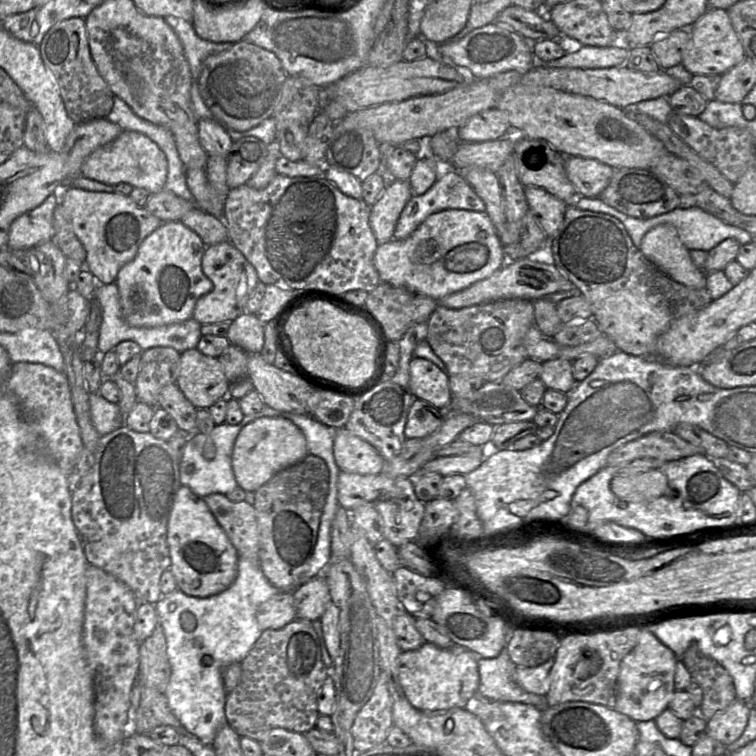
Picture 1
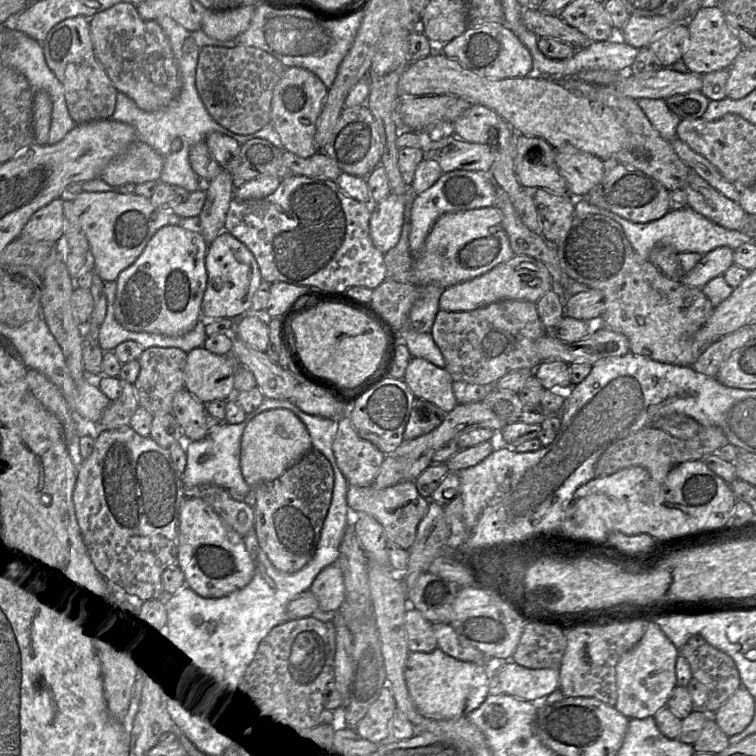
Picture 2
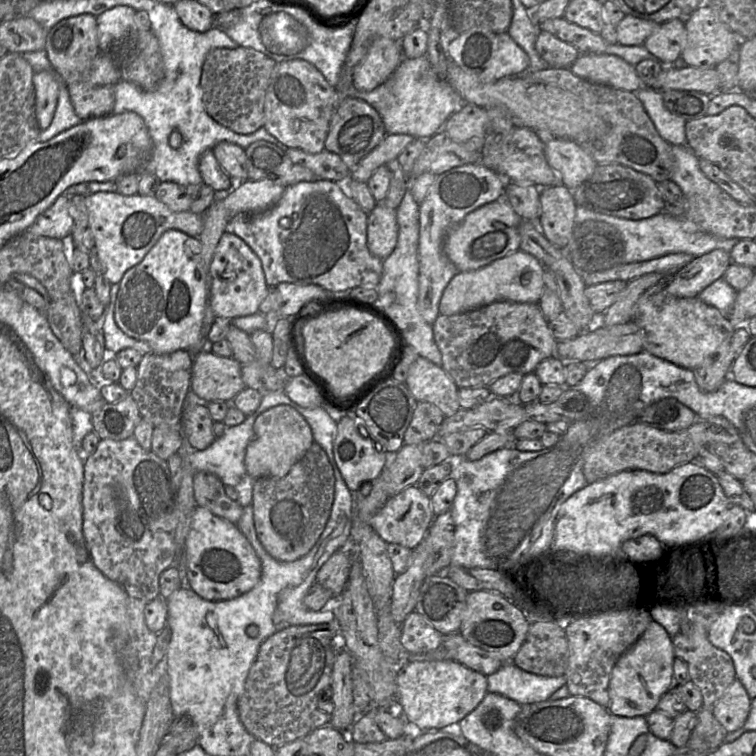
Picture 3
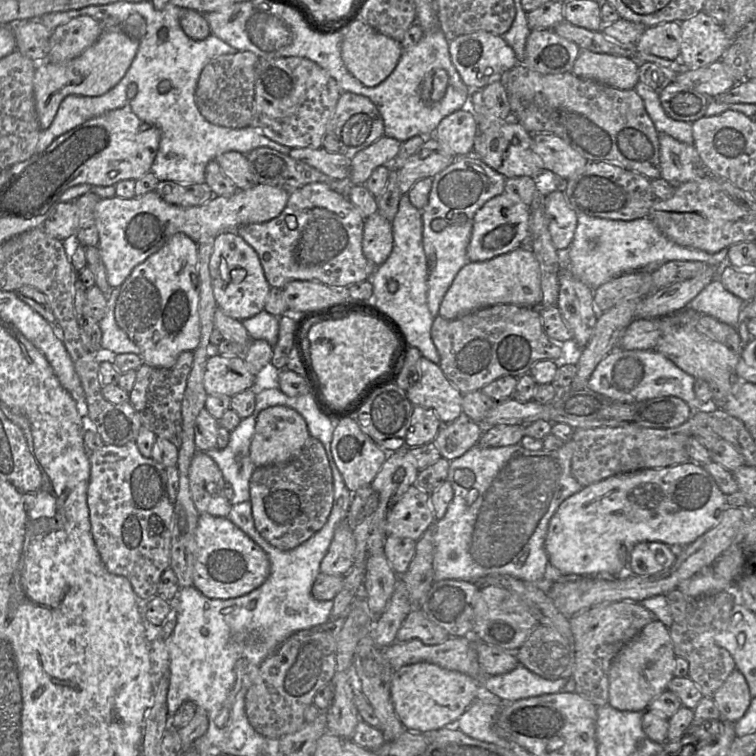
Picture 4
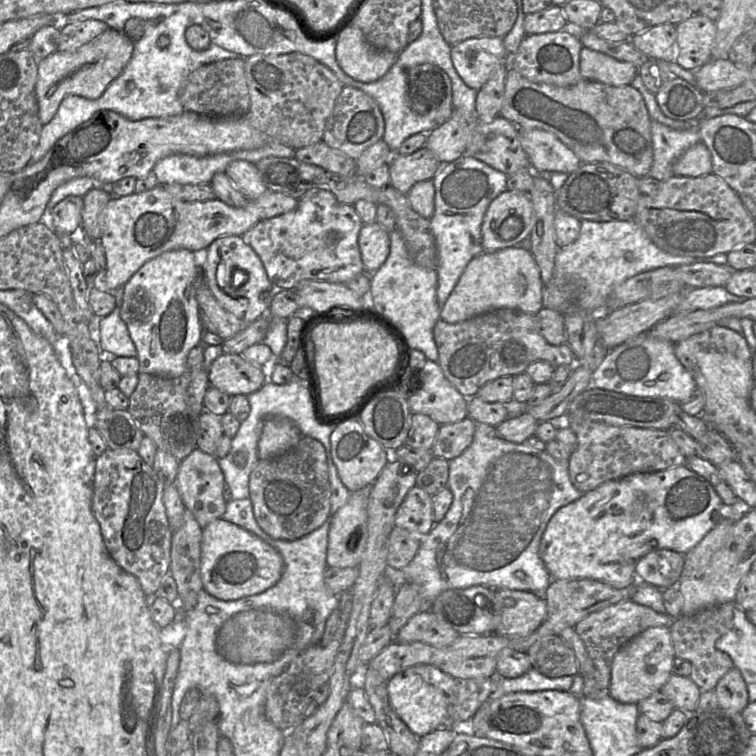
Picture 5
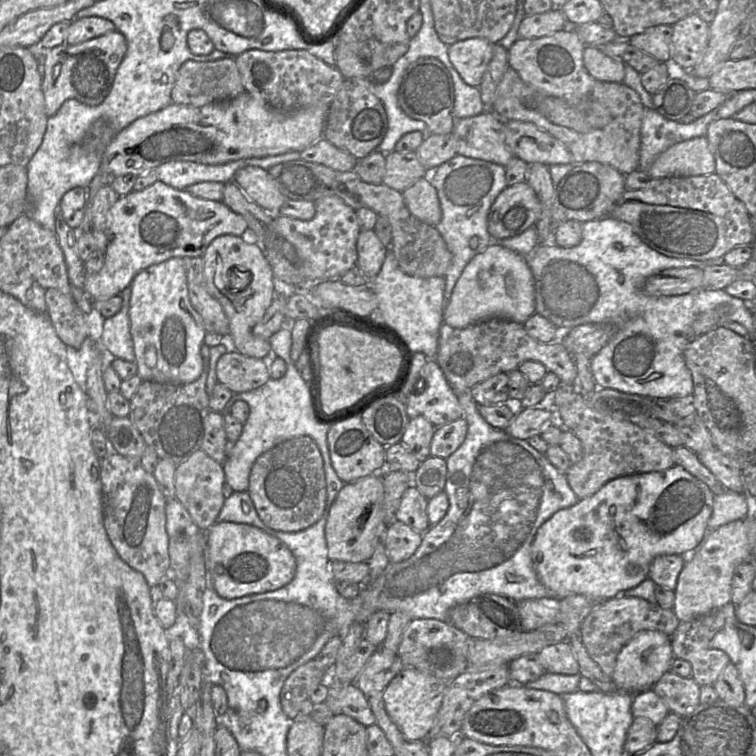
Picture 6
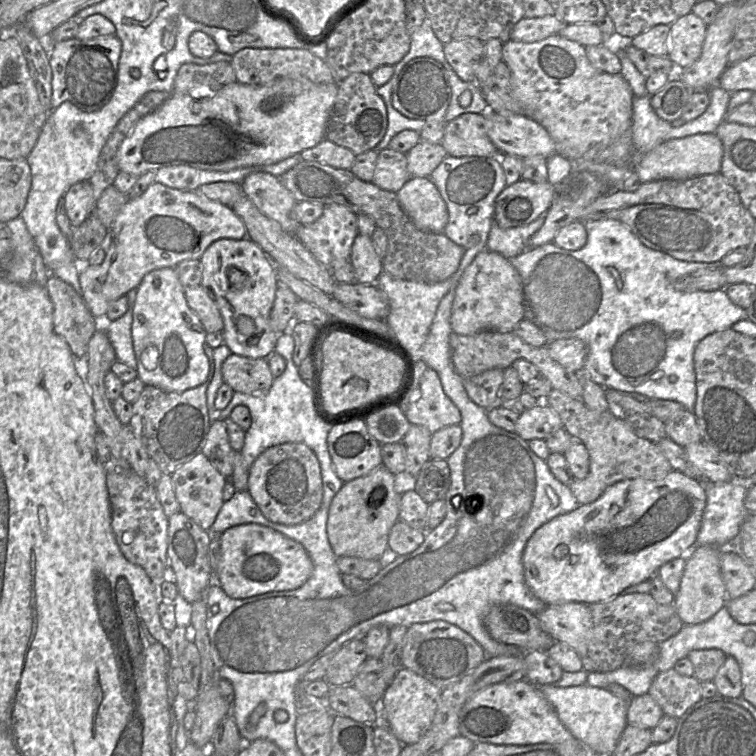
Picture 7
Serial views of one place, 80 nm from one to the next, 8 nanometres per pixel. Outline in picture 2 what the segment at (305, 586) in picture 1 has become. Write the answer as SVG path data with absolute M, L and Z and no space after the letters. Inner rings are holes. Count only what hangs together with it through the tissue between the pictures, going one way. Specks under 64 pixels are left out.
M337 563L324 568L314 579L309 590L319 602L319 611L338 613L344 598L344 576Z

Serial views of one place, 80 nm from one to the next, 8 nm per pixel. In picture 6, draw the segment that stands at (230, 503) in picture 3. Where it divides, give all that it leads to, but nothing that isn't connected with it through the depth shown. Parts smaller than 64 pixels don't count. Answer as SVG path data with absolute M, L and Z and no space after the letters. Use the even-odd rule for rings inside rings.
M202 449L195 451L176 467L175 498L187 509L192 521L201 531L209 530L217 523L217 517L225 501L222 493L224 483L225 473L222 465L208 456Z

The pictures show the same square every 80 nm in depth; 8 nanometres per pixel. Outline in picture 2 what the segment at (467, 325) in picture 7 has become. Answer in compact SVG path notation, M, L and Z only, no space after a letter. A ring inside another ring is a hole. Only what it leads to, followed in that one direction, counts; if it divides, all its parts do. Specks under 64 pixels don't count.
M513 255L508 261L478 277L445 288L439 299L439 308L444 311L469 311L499 300L520 300L535 303L554 287L552 276L543 263L528 256Z

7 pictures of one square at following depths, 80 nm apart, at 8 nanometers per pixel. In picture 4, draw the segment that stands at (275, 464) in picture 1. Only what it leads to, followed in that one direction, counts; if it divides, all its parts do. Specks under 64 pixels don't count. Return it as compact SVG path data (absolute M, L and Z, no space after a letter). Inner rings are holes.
M273 406L262 410L257 419L250 445L250 459L256 467L284 464L295 458L310 437L304 418L294 409Z

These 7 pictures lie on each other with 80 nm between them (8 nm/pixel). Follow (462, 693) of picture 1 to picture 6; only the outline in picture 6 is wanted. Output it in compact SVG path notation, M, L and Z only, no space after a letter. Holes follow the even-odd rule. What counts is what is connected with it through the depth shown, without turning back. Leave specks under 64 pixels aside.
M404 667L382 692L385 708L408 740L425 740L433 727L448 682L415 668Z

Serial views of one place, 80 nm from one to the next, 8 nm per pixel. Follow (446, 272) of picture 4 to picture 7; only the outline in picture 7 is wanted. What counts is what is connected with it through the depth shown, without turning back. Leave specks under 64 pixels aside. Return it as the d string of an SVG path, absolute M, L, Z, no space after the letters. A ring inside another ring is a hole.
M447 155L429 175L429 179L437 187L448 211L448 222L442 233L464 249L459 267L451 276L452 285L458 283L465 269L486 248L488 234L493 225L495 200L507 184L500 156Z

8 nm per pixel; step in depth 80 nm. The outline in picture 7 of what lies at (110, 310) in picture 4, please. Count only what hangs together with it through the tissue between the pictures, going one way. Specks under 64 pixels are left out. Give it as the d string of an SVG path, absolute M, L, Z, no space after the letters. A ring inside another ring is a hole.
M128 307L121 317L110 322L106 333L115 350L116 359L137 371L131 333L132 322L133 307Z

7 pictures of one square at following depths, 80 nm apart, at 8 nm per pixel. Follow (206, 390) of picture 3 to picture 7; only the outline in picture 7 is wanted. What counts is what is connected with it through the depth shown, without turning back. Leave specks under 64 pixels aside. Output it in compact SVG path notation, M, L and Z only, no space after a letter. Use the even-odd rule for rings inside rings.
M231 353L222 364L223 382L234 391L266 393L274 381L268 359L249 358Z

